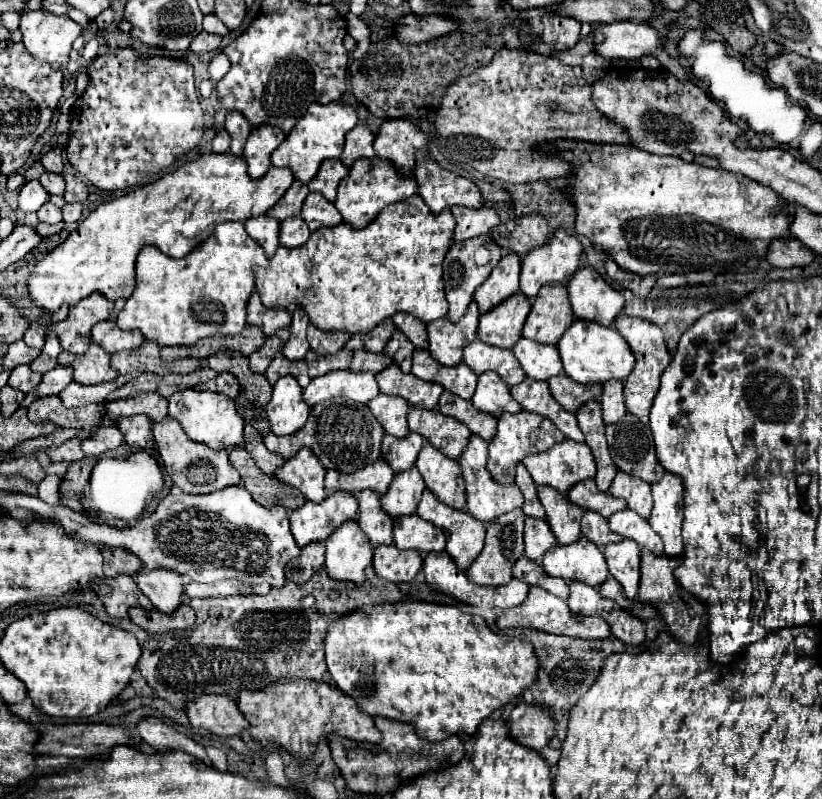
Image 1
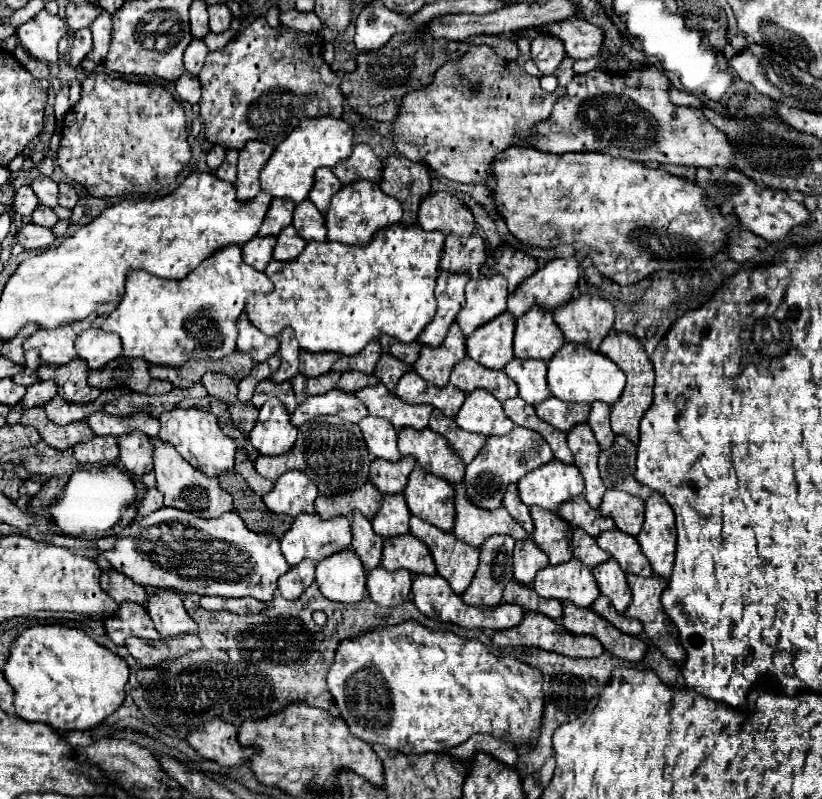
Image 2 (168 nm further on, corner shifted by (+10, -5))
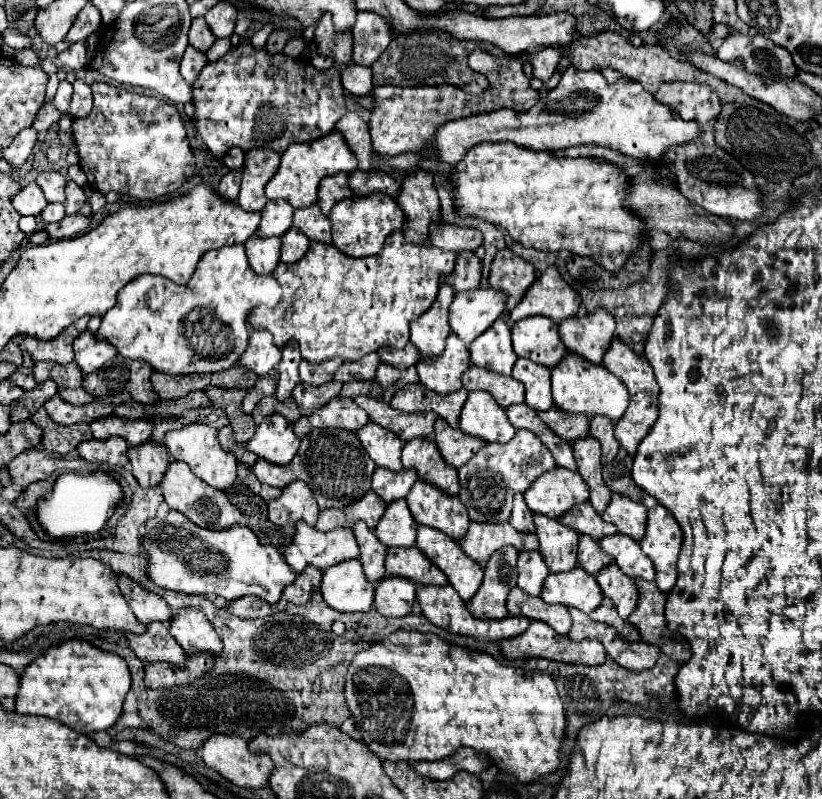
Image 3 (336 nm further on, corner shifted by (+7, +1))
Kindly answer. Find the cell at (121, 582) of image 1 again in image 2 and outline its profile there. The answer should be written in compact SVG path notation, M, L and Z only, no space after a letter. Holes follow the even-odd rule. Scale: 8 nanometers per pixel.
M120 605L116 611L116 617L104 621L108 637L116 645L126 645L128 637L144 637L152 641L160 641L160 633L156 633L150 615L146 609L140 609L140 605Z

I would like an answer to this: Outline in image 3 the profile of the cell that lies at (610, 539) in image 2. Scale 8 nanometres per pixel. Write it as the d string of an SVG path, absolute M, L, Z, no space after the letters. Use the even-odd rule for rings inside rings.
M623 533L607 535L601 541L601 549L615 559L619 569L629 577L643 577L645 581L655 579L655 569L651 559L641 551L639 543Z

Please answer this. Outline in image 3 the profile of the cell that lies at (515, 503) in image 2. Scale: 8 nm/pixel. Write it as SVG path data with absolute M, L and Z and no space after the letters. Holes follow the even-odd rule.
M515 495L515 499L513 499L513 511L511 511L509 523L511 523L517 531L527 531L527 533L533 533L533 531L535 531L533 513L531 513L531 509L525 505L523 495Z

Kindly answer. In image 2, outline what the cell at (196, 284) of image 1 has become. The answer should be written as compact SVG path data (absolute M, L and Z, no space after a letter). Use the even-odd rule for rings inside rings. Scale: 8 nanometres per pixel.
M232 245L232 249L222 249L220 253L214 253L200 265L200 269L194 269L184 281L164 281L160 277L152 277L150 273L130 273L126 279L126 293L120 301L120 305L108 315L108 319L102 323L102 331L112 331L120 335L122 339L122 355L128 359L144 359L150 365L160 367L182 367L188 361L200 361L200 359L222 359L236 351L236 337L238 327L236 321L240 313L244 311L246 299L250 295L270 293L274 289L272 281L264 273L256 273L250 265L244 265L242 261L242 249Z

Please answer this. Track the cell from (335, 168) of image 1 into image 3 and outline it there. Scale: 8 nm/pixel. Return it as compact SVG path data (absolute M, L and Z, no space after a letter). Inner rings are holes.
M329 175L327 179L323 179L323 183L319 183L319 199L317 205L321 207L323 215L329 215L331 207L345 199L351 197L353 191L347 185L347 175Z

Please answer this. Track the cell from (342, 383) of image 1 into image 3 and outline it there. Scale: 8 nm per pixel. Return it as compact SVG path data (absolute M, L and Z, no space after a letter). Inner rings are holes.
M337 397L337 399L331 399L331 403L327 403L327 407L319 407L319 411L315 411L307 417L299 417L293 423L293 429L299 437L303 437L313 427L321 427L321 429L337 427L337 429L357 431L365 423L369 423L367 413L353 399Z

